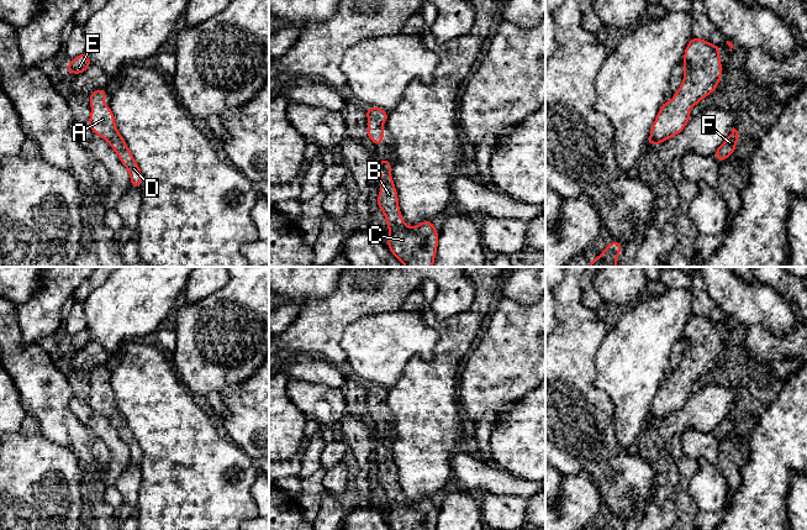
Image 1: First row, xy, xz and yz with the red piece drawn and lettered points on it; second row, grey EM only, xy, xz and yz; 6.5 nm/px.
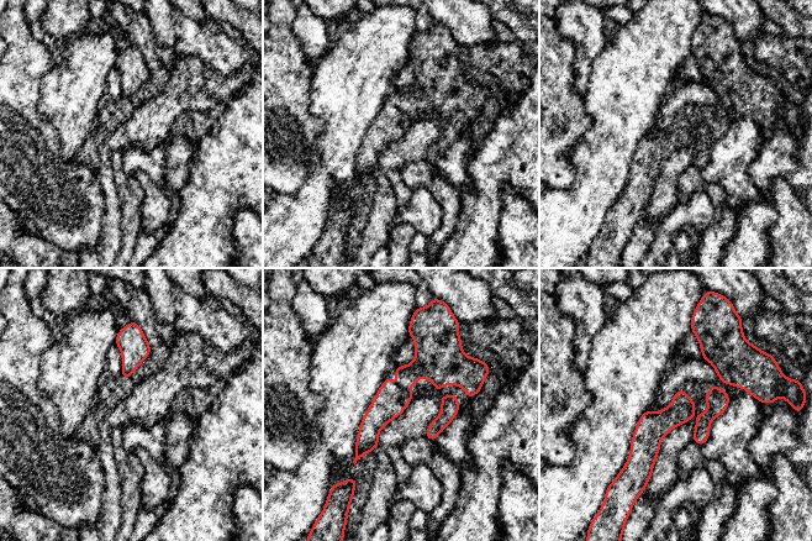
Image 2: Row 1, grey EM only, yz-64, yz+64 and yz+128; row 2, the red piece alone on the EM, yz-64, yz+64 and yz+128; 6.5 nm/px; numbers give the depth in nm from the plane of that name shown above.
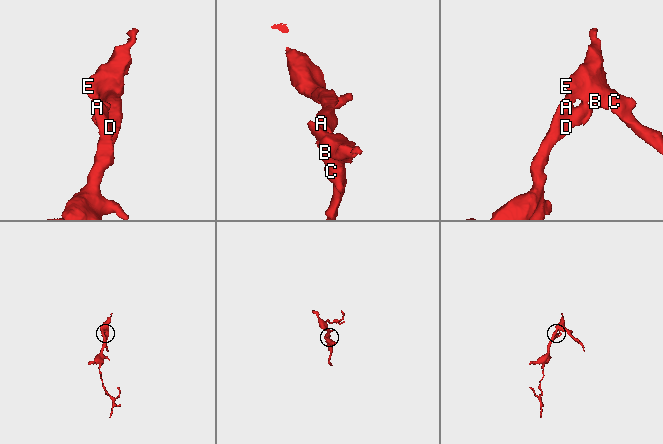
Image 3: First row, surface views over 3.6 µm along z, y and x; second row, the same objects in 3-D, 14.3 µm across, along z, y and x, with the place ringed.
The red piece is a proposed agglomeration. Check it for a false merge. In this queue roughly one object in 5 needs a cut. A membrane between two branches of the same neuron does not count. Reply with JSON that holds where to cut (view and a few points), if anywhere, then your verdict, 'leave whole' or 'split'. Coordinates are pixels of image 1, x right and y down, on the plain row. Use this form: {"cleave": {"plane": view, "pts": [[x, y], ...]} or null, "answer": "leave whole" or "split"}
{"cleave": null, "answer": "leave whole"}

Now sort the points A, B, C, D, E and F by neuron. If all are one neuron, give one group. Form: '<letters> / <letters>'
A B C D E F

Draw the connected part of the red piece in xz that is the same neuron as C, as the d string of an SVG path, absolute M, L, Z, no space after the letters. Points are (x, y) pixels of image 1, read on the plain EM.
M387 435L378 439L376 447L380 453L380 472L378 483L385 490L387 505L390 509L387 524L392 530L436 530L439 510L436 508L432 498L410 504L404 500L399 486L397 468L394 463L394 456L390 453L391 440Z

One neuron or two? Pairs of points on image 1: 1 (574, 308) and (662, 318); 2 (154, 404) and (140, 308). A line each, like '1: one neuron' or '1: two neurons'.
1: two neurons
2: two neurons

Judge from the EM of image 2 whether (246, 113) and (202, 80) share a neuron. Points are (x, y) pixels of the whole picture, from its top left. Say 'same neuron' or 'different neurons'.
different neurons

